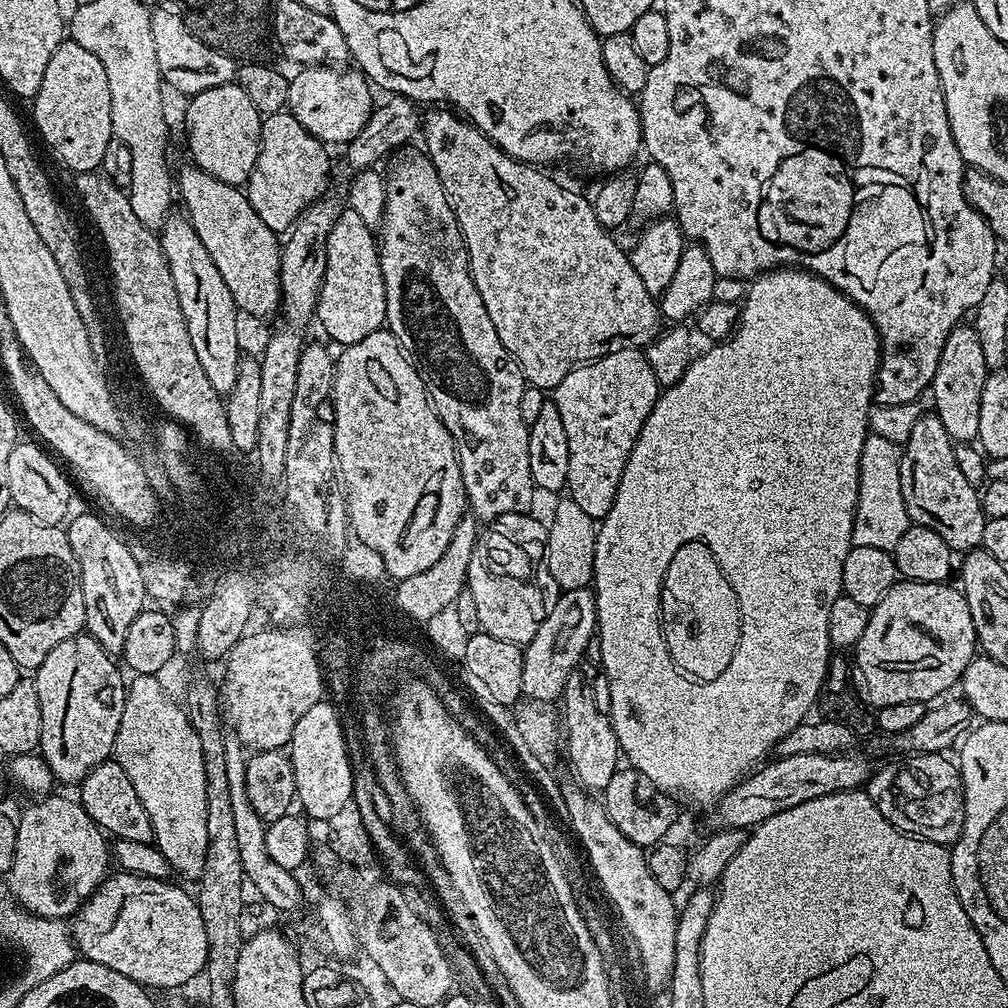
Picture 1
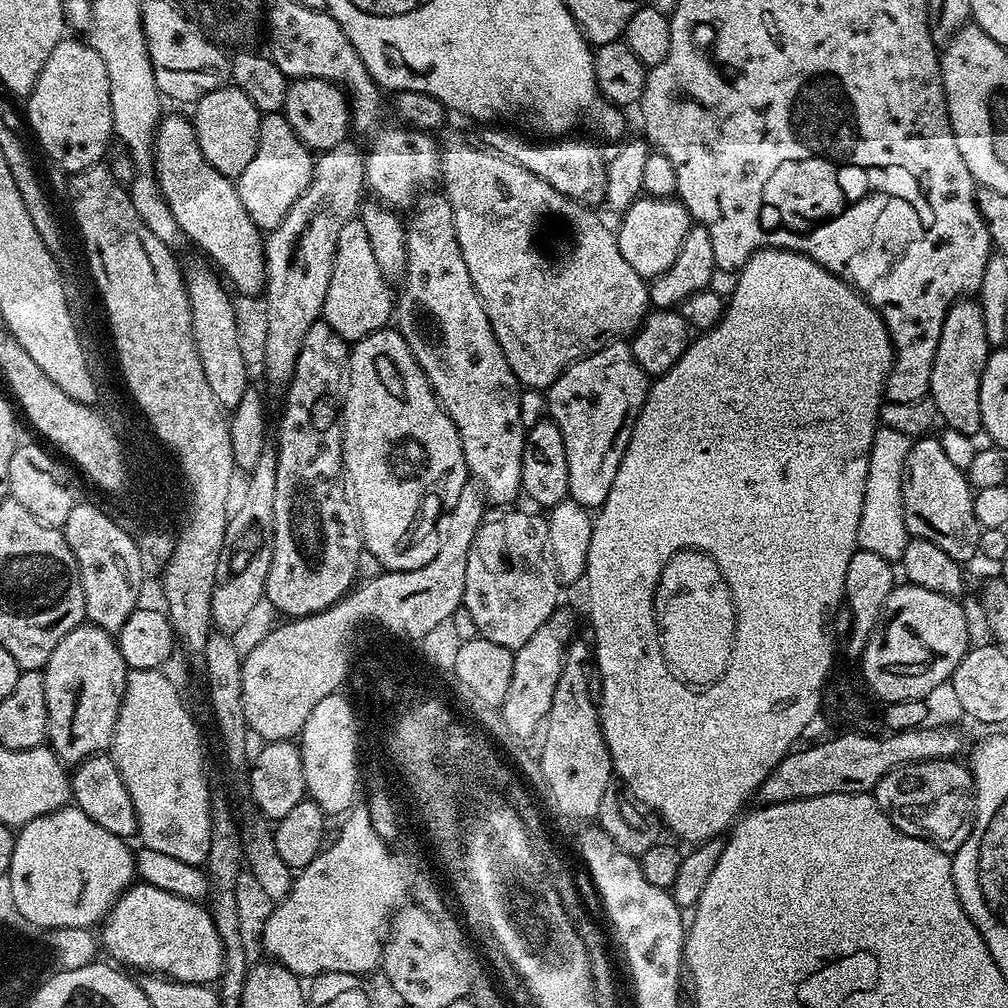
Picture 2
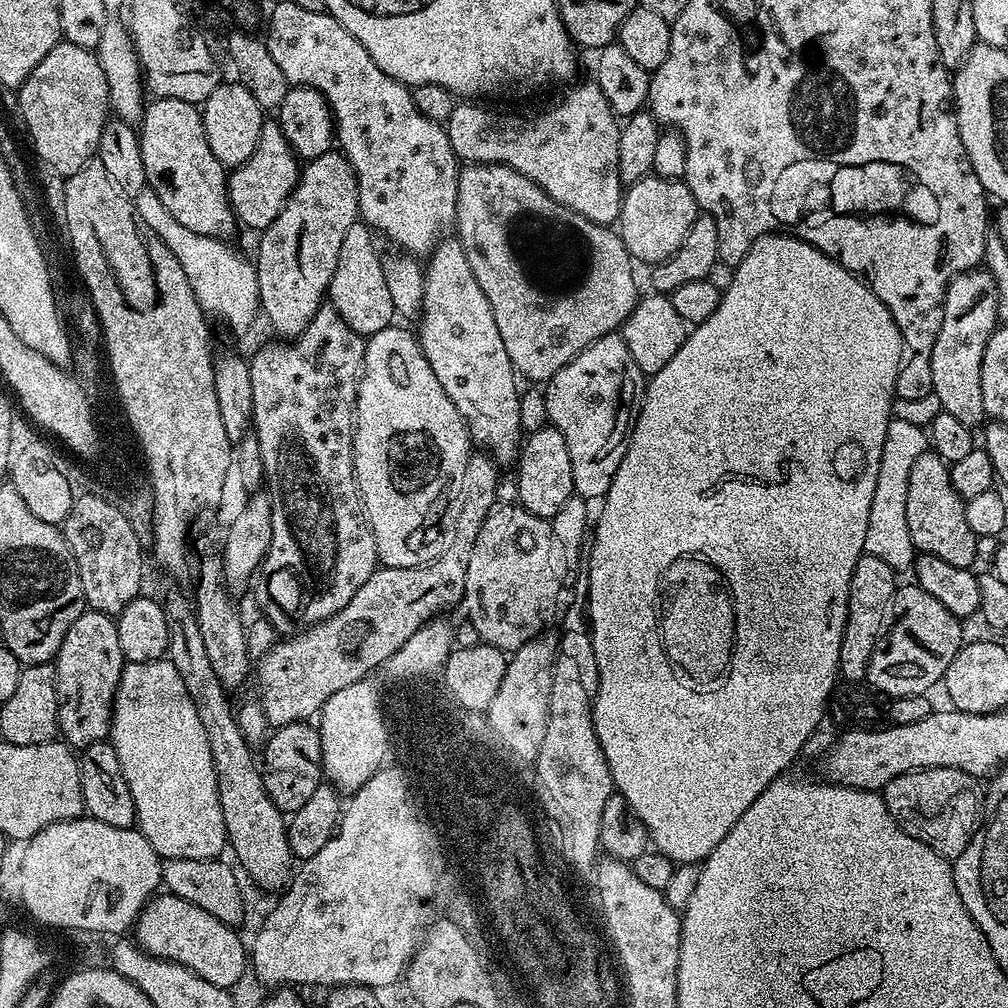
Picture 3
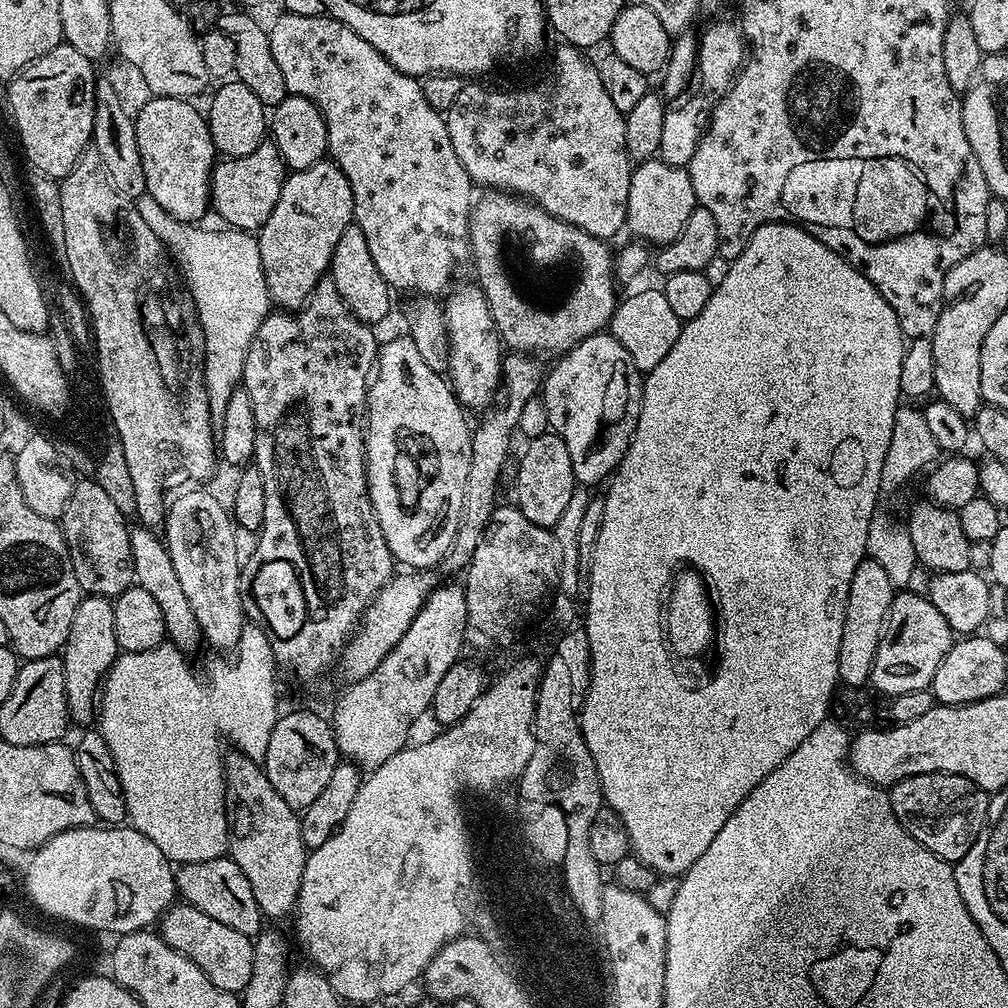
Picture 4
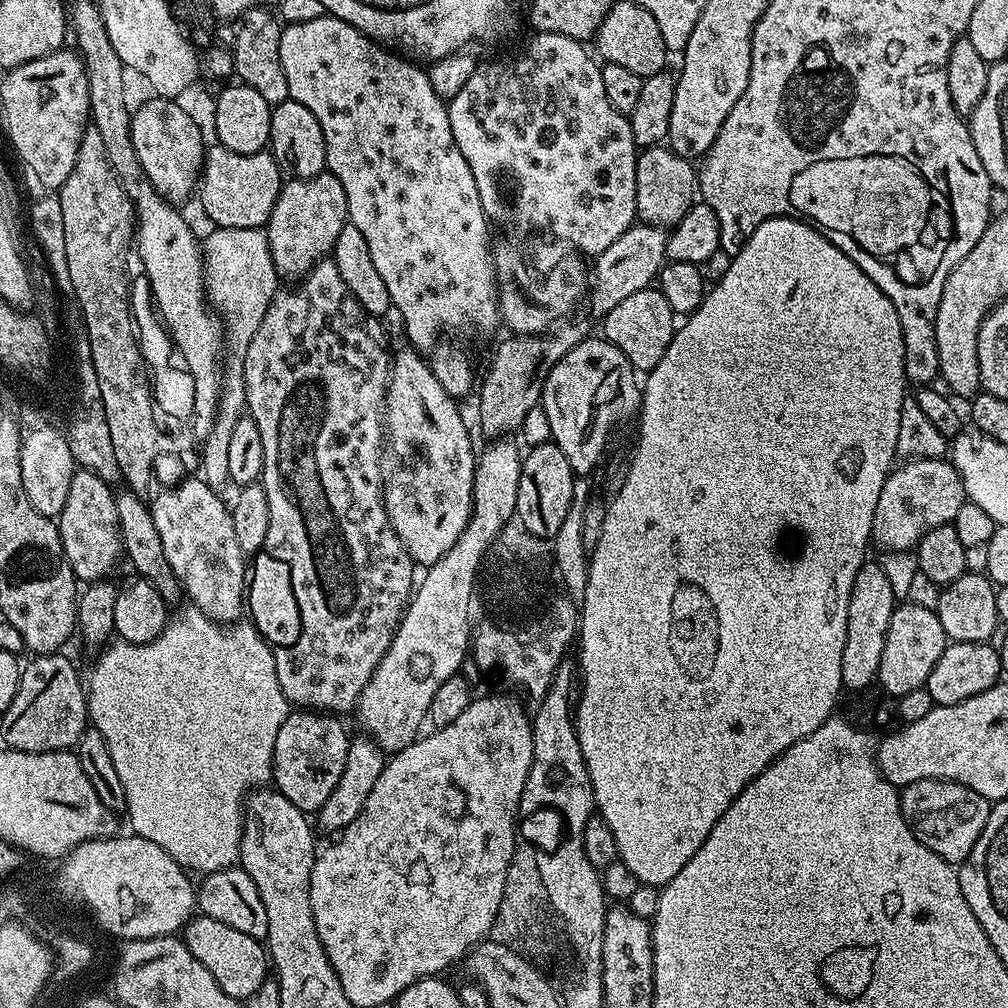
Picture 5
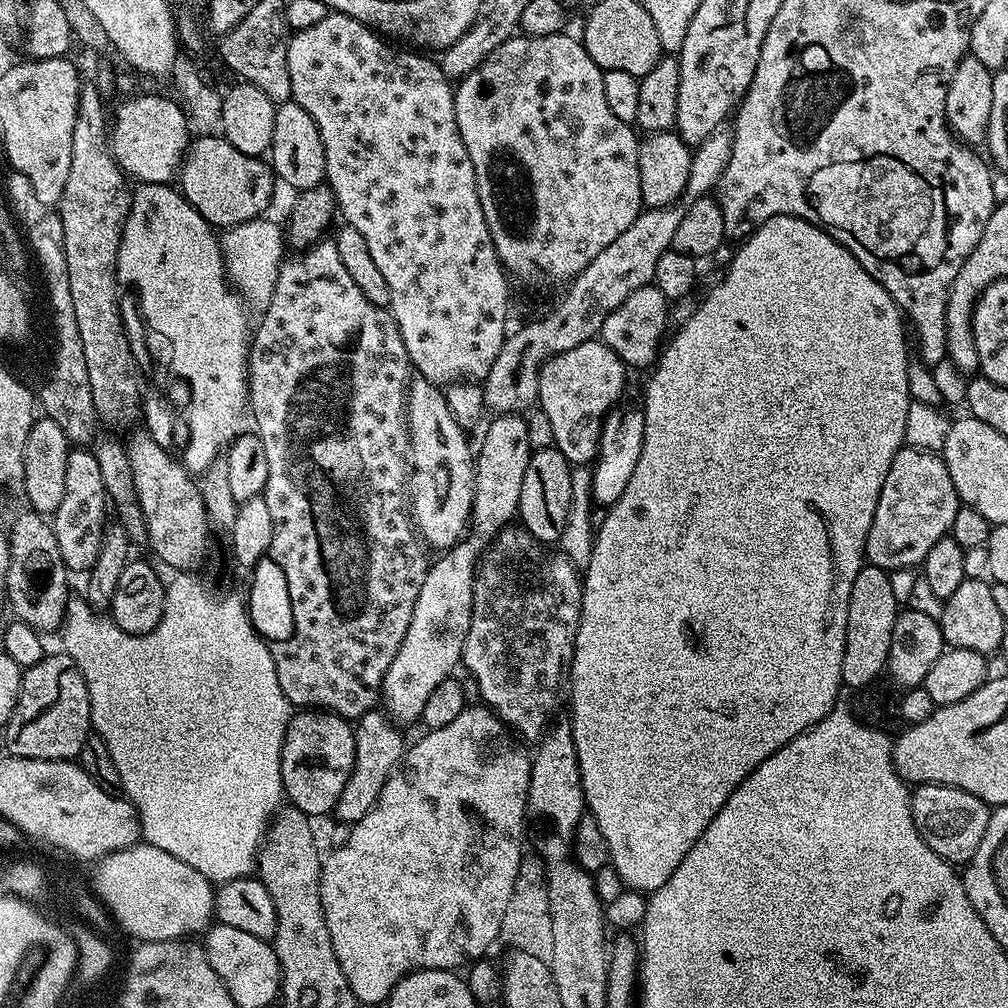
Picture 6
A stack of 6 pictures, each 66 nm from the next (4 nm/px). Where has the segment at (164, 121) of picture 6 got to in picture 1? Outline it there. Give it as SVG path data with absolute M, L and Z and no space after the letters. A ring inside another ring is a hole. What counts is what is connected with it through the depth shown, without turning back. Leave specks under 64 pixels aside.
M187 167L174 180L179 203L184 203L183 211L198 230L202 246L214 258L214 266L218 266L218 274L222 274L237 309L252 316L275 317L280 306L281 237L254 214L254 206L237 185L222 182L201 168Z

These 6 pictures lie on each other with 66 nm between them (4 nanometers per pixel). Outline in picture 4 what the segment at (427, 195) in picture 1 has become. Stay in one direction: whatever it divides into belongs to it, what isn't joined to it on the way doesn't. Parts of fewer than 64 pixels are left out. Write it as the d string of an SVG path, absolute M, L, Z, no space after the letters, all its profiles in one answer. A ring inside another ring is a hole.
M469 282L461 288L453 287L443 301L444 325L447 328L446 351L452 391L465 409L492 407L504 374L502 341L498 330L492 327L492 315L484 297L484 291Z

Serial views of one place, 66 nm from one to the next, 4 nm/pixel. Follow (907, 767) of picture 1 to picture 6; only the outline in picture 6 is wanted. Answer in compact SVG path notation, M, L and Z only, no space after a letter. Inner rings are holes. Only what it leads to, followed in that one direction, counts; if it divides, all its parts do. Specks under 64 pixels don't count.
M918 784L911 789L911 794L914 826L926 846L953 866L967 865L982 842L982 834L986 834L989 805L966 790L945 784Z

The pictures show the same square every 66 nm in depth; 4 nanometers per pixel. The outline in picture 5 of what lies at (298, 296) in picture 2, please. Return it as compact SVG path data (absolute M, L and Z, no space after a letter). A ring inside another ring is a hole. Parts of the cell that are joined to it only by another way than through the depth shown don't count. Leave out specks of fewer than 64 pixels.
M330 171L319 172L314 178L305 180L289 179L280 189L280 197L270 214L266 231L270 242L270 258L274 258L277 277L288 279L288 282L299 281L318 261L331 253L334 242L338 242L338 234L342 234L342 226L348 223L348 207L346 206L346 190L342 190L342 182L334 178Z

